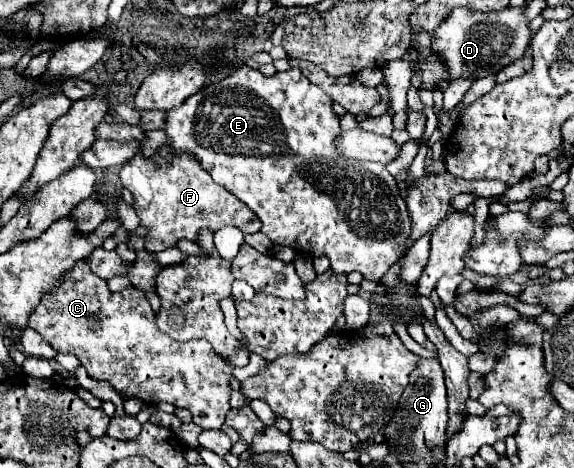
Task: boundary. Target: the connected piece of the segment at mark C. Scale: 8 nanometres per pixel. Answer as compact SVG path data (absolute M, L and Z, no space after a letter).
M87 257L79 259L63 277L61 285L47 291L29 315L31 329L41 333L57 353L77 355L93 379L109 381L123 397L137 397L147 403L167 401L189 409L199 427L221 429L231 409L229 379L233 373L209 341L177 343L161 333L145 293L111 293L107 281L89 271Z

